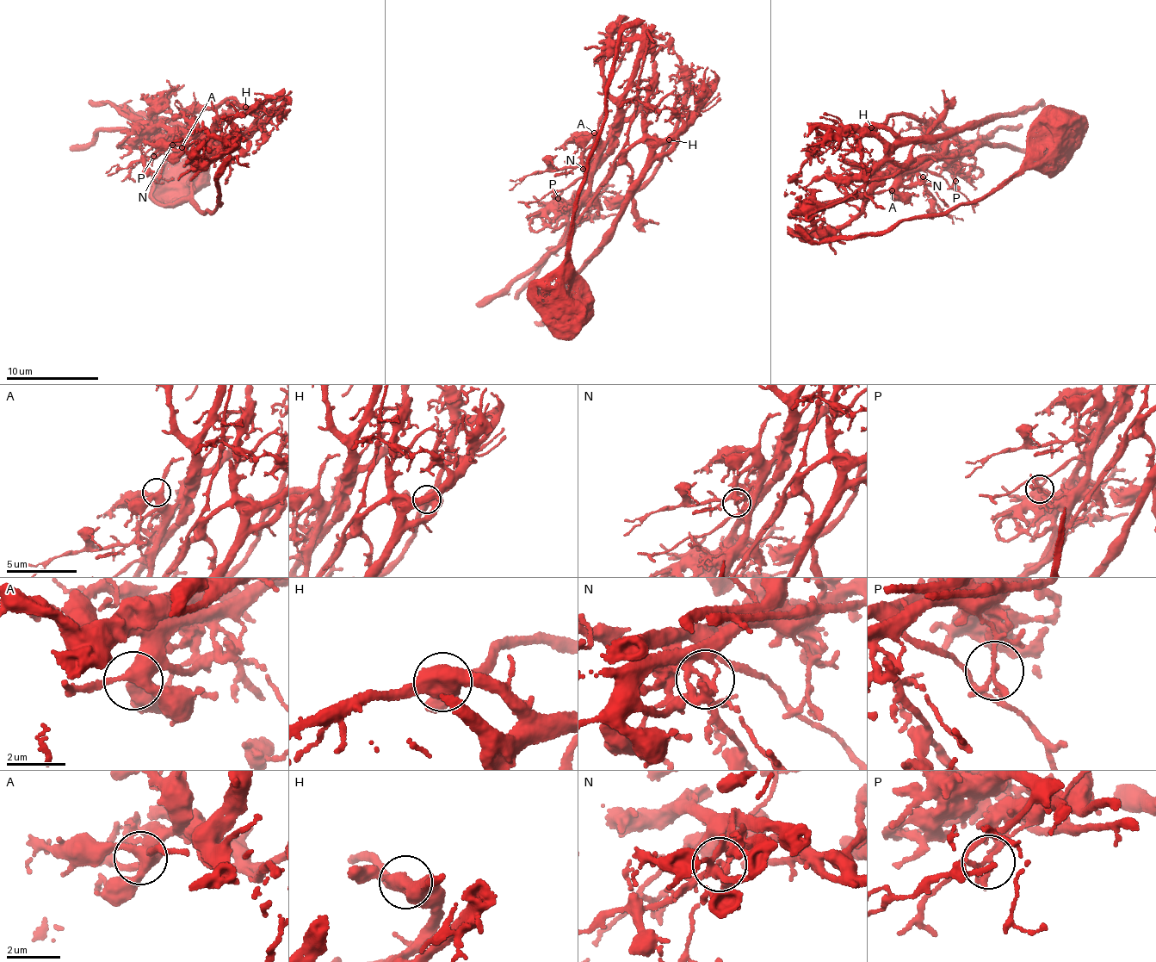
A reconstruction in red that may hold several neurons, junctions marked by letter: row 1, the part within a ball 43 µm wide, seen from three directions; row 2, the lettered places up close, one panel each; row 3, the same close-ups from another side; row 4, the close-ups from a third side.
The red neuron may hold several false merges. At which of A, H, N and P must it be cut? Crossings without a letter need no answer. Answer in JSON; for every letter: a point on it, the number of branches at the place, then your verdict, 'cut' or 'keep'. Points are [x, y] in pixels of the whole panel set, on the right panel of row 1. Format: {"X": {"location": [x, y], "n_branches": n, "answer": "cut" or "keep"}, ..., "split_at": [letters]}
{"A": {"location": [892, 190], "n_branches": 4, "answer": "keep"}, "H": {"location": [871, 127], "n_branches": 3, "answer": "keep"}, "N": {"location": [923, 176], "n_branches": 3, "answer": "cut"}, "P": {"location": [955, 181], "n_branches": 2, "answer": "cut"}, "split_at": ["N", "P"]}

